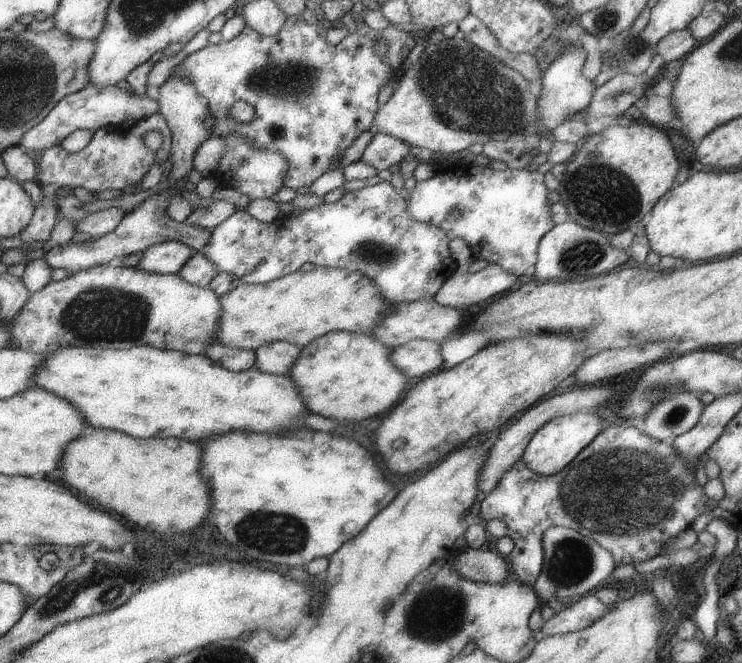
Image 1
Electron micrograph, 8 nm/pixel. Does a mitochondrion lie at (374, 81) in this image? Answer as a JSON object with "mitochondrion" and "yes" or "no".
{"mitochondrion":"no"}

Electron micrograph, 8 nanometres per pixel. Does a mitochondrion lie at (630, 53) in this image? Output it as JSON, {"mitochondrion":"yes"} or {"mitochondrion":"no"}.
{"mitochondrion":"yes"}

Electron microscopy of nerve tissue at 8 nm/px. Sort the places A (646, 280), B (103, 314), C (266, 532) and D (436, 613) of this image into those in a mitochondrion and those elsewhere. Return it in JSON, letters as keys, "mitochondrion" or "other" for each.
{"A":"other","B":"mitochondrion","C":"mitochondrion","D":"mitochondrion"}

